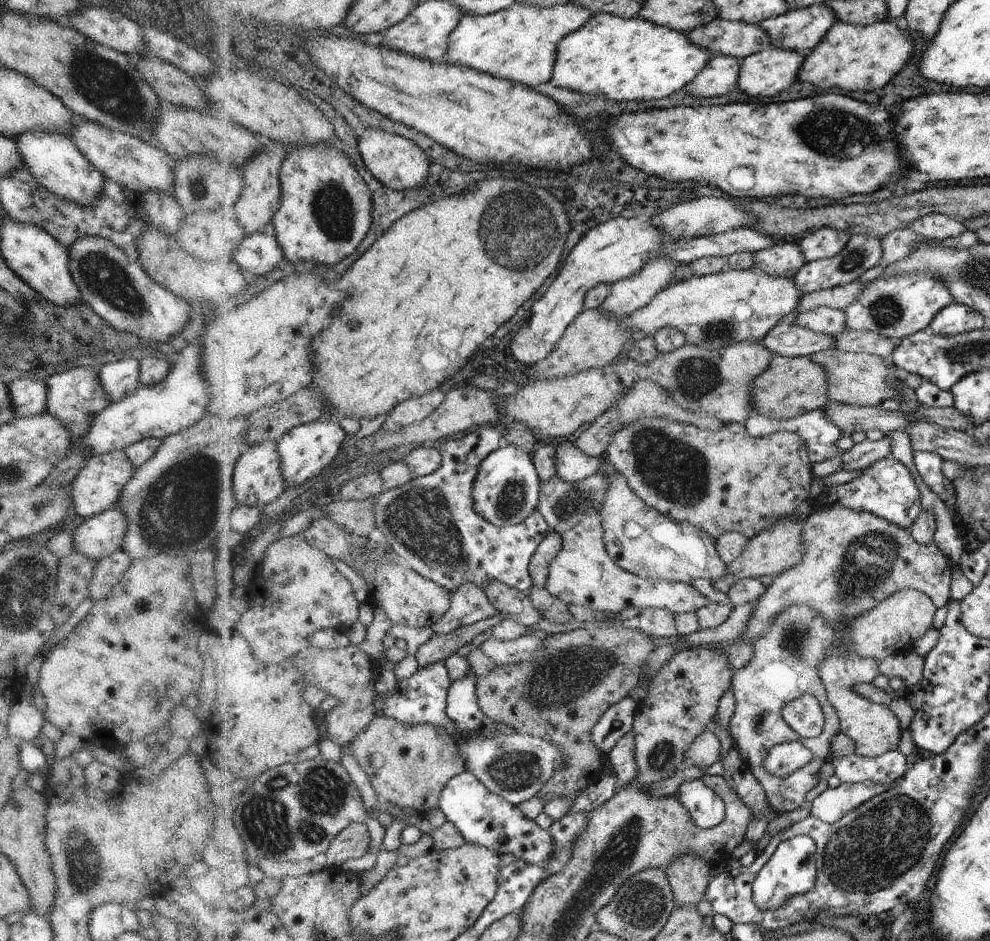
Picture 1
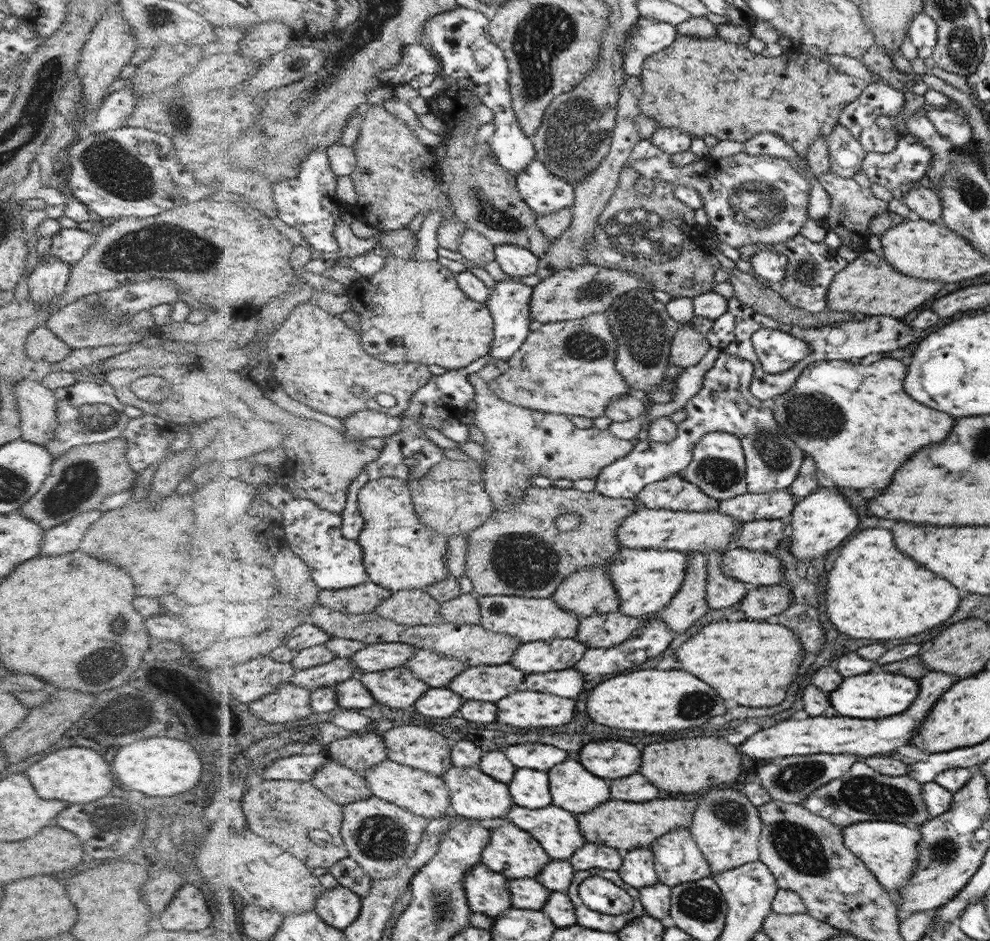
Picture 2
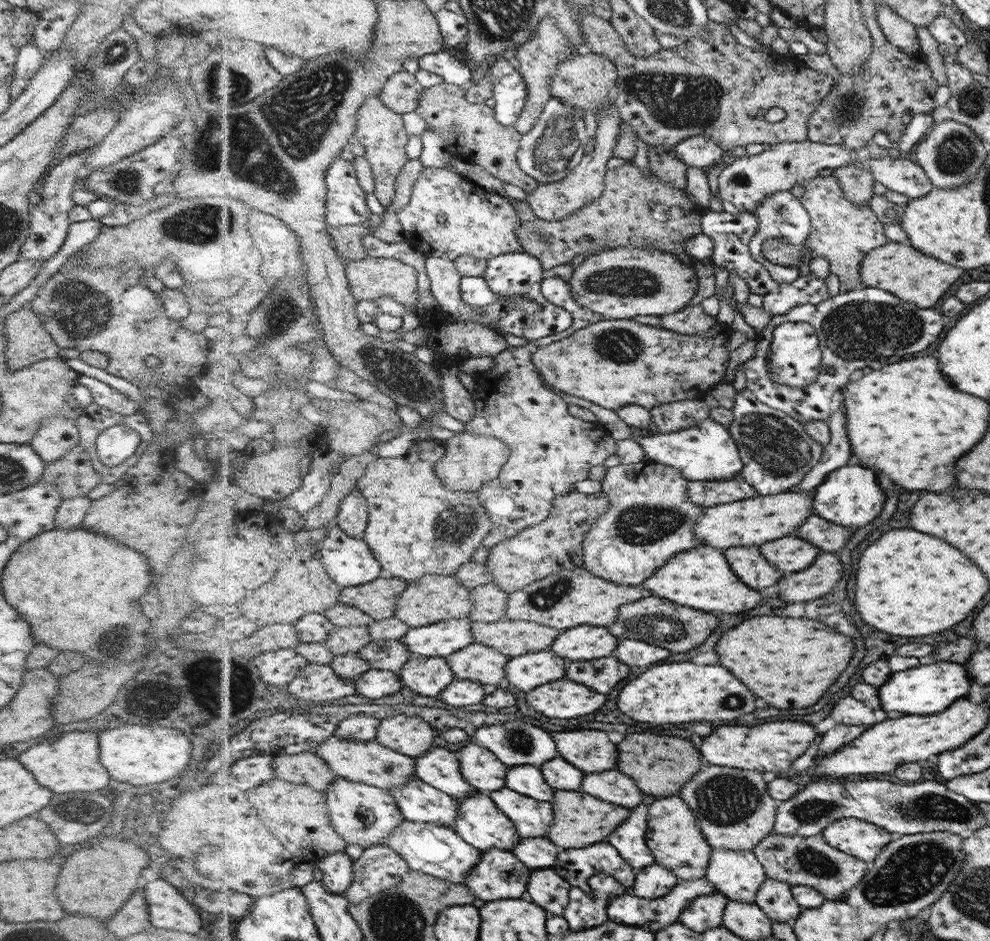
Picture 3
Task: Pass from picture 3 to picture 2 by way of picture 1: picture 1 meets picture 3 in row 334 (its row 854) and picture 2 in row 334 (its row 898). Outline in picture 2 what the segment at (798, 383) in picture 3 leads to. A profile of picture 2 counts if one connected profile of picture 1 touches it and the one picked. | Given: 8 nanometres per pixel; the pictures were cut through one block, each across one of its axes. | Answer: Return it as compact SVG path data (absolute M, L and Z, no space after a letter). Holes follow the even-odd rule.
M764 328L751 336L756 359L766 373L787 371L811 351L809 344L780 330Z

